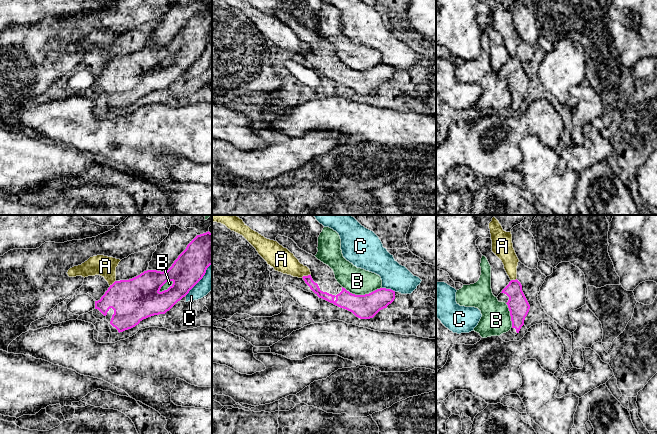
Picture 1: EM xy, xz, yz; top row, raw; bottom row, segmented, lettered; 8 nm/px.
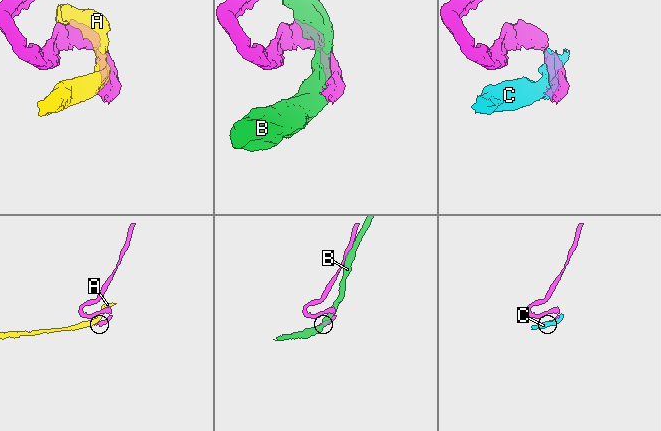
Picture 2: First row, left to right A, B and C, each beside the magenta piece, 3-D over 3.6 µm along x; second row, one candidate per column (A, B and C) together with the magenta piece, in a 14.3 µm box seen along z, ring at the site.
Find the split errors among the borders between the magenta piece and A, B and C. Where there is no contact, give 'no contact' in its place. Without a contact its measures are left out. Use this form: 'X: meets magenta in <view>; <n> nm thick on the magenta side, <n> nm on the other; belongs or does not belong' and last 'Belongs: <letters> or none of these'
A: meets magenta in xz; 70 nm thick on the magenta side, 190 nm on the other; does not belong
B: meets magenta in xz; 190 nm thick on the magenta side, 220 nm on the other; does not belong
C: meets magenta in xz; 190 nm thick on the magenta side, 220 nm on the other; does not belong
Belongs: none of these

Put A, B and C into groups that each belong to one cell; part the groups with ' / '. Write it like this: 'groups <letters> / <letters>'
groups A / B / C

